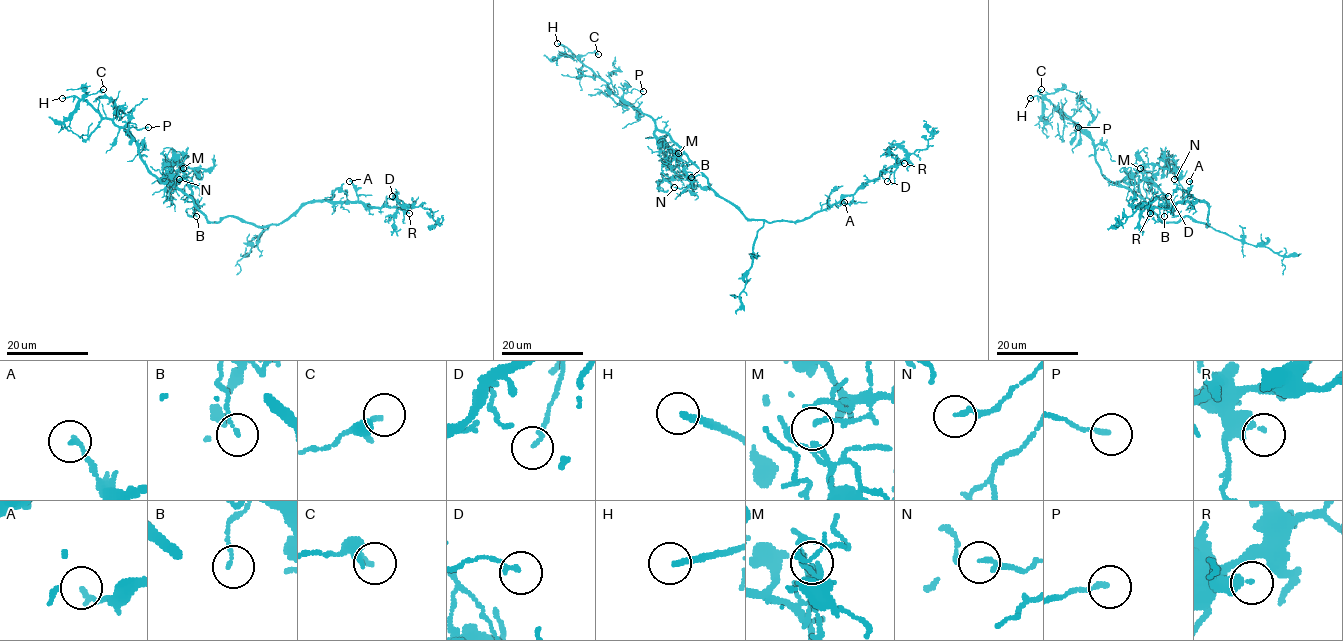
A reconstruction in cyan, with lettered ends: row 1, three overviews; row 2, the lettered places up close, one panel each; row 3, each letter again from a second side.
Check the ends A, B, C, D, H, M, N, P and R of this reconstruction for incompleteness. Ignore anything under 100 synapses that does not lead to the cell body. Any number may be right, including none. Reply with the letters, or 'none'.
H

